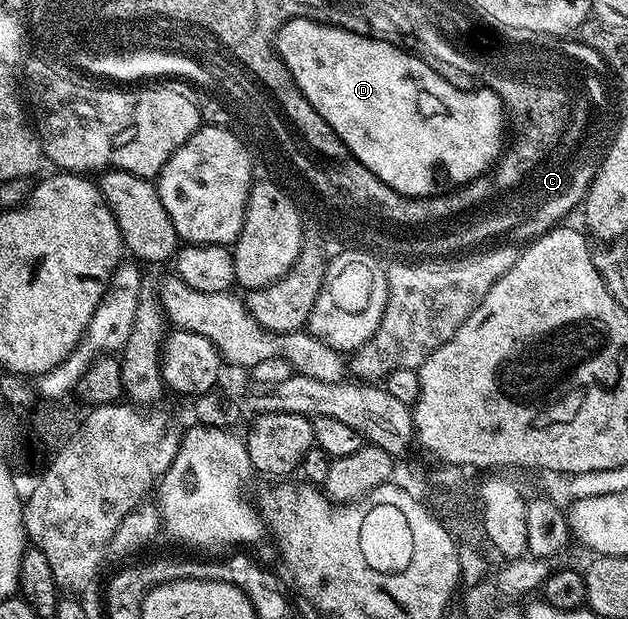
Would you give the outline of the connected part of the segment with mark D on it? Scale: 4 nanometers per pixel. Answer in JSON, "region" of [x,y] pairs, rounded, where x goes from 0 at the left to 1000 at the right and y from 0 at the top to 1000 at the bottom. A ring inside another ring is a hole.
{"region":[[[471,27],[462,31],[447,45],[439,58],[438,76],[443,90],[459,108],[463,120],[463,134],[479,152],[492,157],[492,165],[498,166],[505,178],[513,181],[514,187],[519,187],[521,192],[530,192],[529,208],[537,212],[538,220],[545,220],[545,225],[556,234],[556,241],[570,246],[570,254],[581,260],[581,271],[596,271],[599,286],[618,296],[624,304],[637,304],[639,310],[664,313],[672,318],[691,318],[701,312],[710,312],[732,299],[742,299],[756,289],[774,284],[803,242],[804,174],[801,165],[795,162],[793,150],[771,139],[764,139],[753,147],[728,144],[693,116],[678,94],[666,95],[664,90],[658,89],[661,86],[631,73],[627,68],[584,69],[584,63],[565,63],[557,47],[554,50],[519,50],[508,36],[494,27],[484,27],[484,31]]]}

